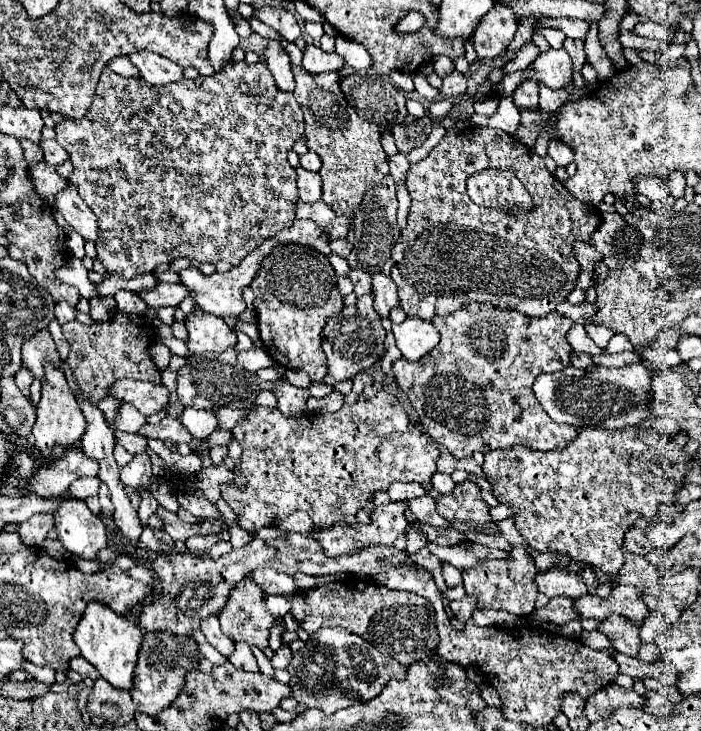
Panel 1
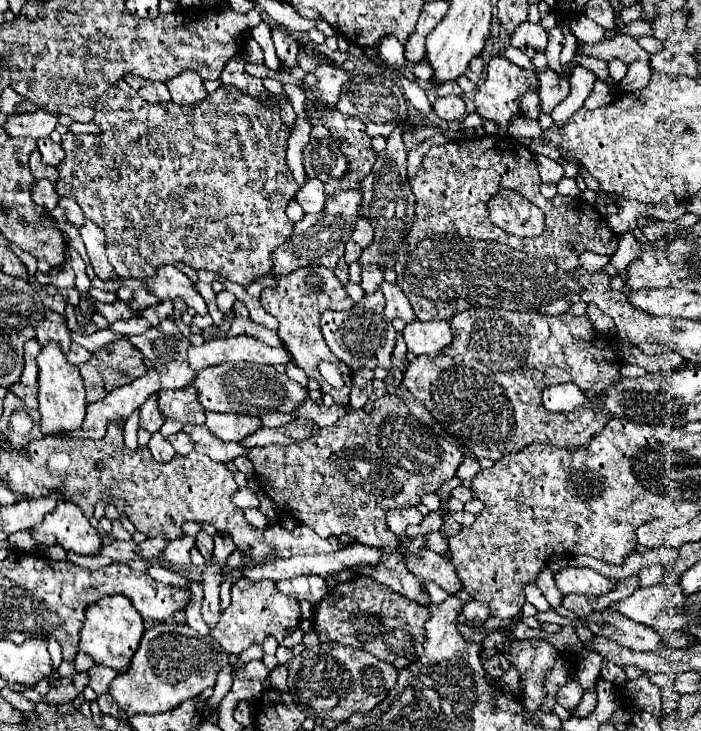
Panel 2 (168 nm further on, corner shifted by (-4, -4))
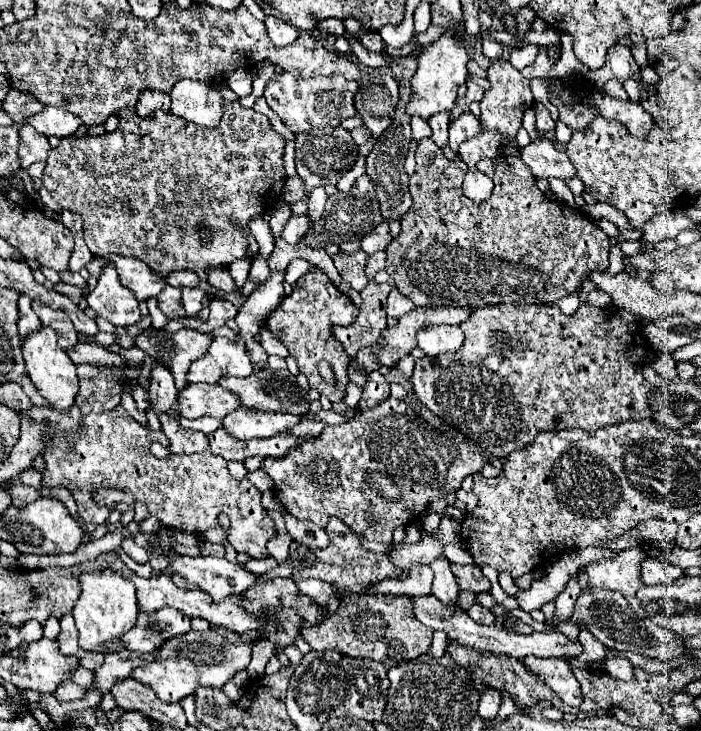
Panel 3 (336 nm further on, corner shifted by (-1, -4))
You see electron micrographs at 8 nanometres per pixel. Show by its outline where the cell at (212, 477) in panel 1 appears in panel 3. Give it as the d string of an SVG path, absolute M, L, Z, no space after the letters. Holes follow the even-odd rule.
M267 511L268 516L274 522L276 535L268 542L268 551L278 563L283 563L289 554L289 547L292 542L292 538L287 533L283 518L280 512Z

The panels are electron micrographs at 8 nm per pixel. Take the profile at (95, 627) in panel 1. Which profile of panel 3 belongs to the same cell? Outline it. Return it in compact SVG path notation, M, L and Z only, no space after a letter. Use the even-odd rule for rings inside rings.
M102 569L98 573L80 575L80 599L72 611L78 629L80 647L86 651L120 651L116 639L126 633L136 623L138 601L134 585L112 569Z

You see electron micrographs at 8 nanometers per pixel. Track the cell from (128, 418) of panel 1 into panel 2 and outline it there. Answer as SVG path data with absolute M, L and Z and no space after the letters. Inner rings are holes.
M151 395L141 407L139 407L139 427L155 433L163 425L165 419L161 419L161 413L157 411L157 395Z

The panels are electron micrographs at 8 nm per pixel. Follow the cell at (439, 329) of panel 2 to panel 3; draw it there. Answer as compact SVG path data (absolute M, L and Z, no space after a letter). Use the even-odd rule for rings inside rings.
M432 325L418 333L418 347L426 355L440 355L458 351L464 343L462 329L456 325Z

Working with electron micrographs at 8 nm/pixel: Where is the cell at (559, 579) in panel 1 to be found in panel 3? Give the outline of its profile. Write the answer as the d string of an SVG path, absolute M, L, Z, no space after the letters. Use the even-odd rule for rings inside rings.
M642 547L624 549L620 555L590 563L580 575L580 587L604 587L610 591L620 591L624 597L634 595L642 587L640 563L646 559Z

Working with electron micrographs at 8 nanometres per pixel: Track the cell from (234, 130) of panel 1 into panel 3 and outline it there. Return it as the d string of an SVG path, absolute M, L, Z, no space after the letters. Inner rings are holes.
M224 103L224 117L220 121L220 125L216 129L208 129L208 127L196 127L194 123L188 123L182 117L176 117L172 113L162 113L156 111L154 117L150 119L142 119L130 111L120 111L120 127L112 133L106 133L102 137L66 137L60 139L60 145L56 149L50 149L48 161L46 161L46 169L44 169L44 185L50 191L52 199L56 203L60 203L62 209L68 209L72 213L82 215L84 219L84 241L90 247L90 251L96 257L106 257L108 253L118 253L118 255L126 255L126 257L136 257L140 261L144 261L156 275L168 277L172 271L200 271L200 269L210 269L210 267L228 267L230 263L234 263L236 259L246 257L248 253L248 239L242 231L238 231L232 225L232 219L236 219L238 223L246 225L252 217L266 213L270 207L274 207L278 201L282 201L282 189L284 189L284 181L286 181L286 171L284 171L284 163L282 163L282 155L284 155L284 137L280 137L274 127L270 127L270 121L266 119L266 115L256 113L254 109L244 109L240 103ZM198 225L208 225L212 227L214 235L210 243L204 243L198 235Z

